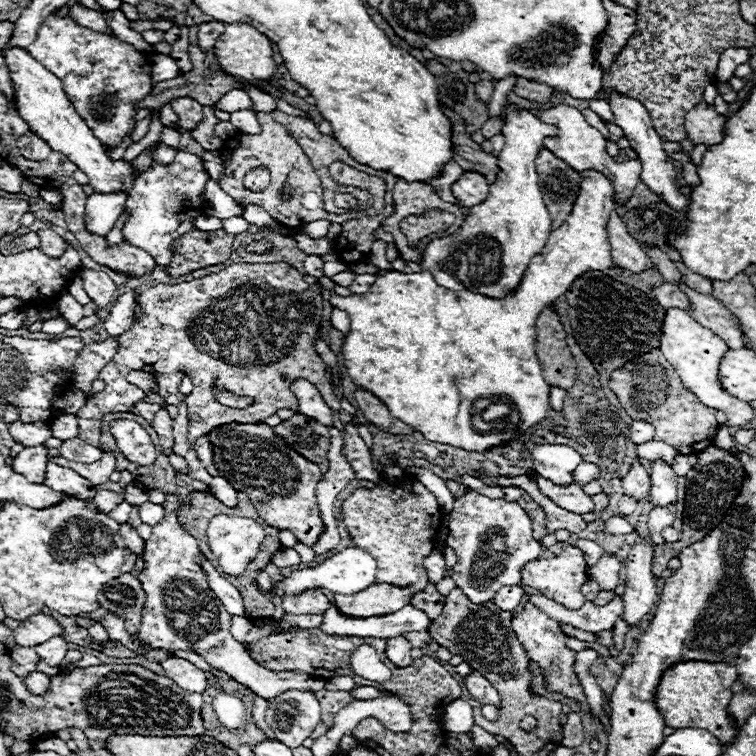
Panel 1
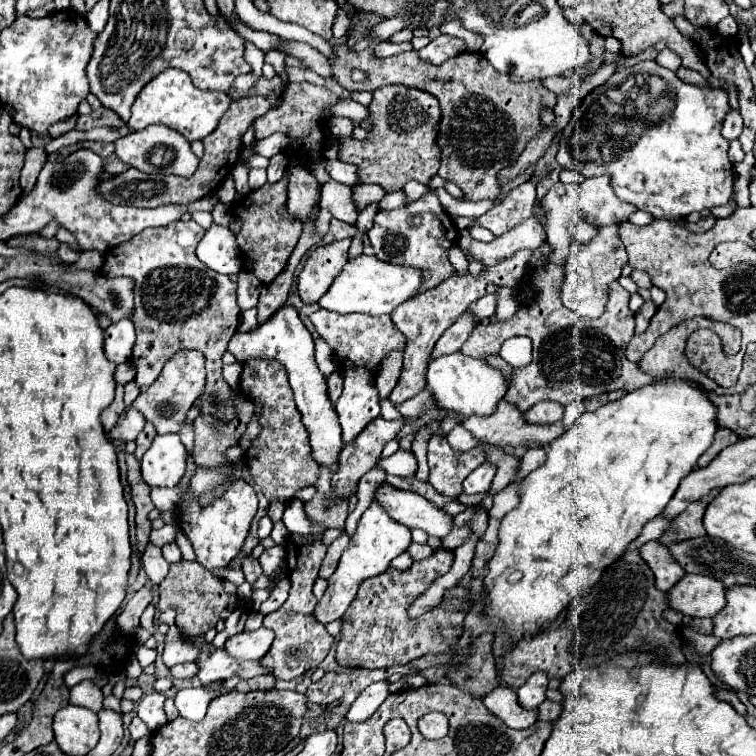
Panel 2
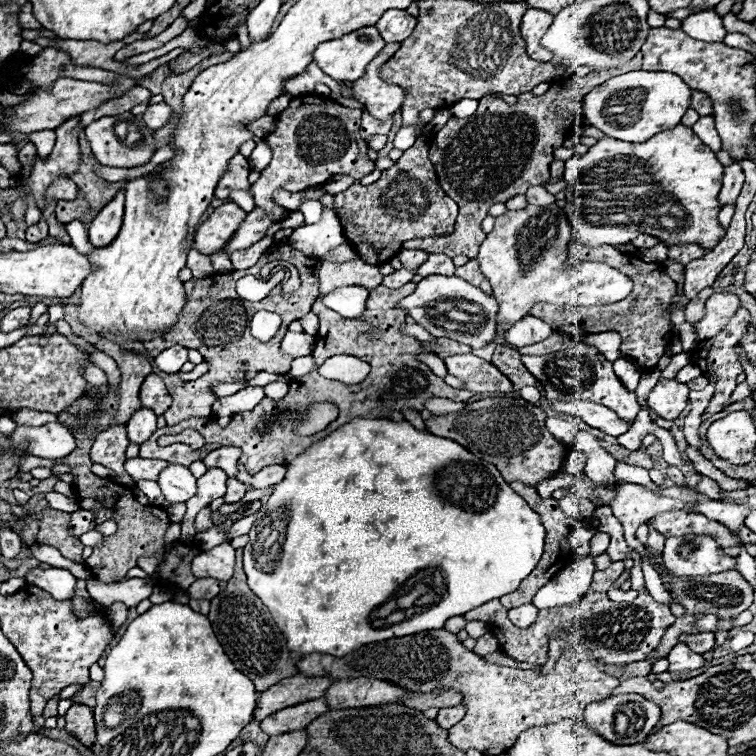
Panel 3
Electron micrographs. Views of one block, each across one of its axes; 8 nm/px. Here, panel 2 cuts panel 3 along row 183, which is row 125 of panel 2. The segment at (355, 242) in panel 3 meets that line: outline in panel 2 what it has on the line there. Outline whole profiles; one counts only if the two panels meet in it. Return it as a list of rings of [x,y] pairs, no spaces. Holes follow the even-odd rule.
[[[400,84],[382,86],[372,96],[370,120],[374,122],[374,130],[366,140],[340,138],[340,160],[356,164],[362,182],[380,184],[386,192],[402,190],[408,180],[428,184],[440,168],[440,150],[434,142],[440,122],[438,100],[418,88]]]

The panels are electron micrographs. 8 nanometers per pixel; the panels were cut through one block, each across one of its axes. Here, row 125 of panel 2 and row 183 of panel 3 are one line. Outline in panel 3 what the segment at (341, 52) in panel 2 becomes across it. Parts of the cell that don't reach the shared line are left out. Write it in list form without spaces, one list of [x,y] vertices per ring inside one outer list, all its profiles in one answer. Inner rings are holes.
[[[638,52],[622,68],[590,72],[588,76],[582,78],[556,80],[542,96],[524,92],[518,96],[516,104],[506,104],[498,96],[484,96],[480,98],[480,106],[474,116],[470,118],[452,116],[444,124],[444,128],[430,140],[428,154],[436,168],[440,186],[444,186],[444,192],[460,206],[454,232],[448,236],[408,240],[404,248],[426,250],[430,254],[444,252],[446,256],[452,258],[458,254],[476,258],[476,252],[486,236],[480,224],[486,218],[488,208],[498,202],[508,202],[518,194],[526,194],[528,188],[540,186],[546,180],[550,180],[550,162],[554,160],[554,150],[562,146],[566,128],[570,128],[570,122],[576,120],[578,112],[582,112],[584,96],[596,86],[604,84],[606,80],[630,70],[640,70],[640,66],[642,54]]]

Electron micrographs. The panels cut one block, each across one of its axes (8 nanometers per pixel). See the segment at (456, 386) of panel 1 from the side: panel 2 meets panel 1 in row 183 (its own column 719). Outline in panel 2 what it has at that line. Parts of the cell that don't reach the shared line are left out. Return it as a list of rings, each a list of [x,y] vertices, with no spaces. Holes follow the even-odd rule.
[[[686,574],[666,592],[666,600],[682,614],[712,618],[724,608],[724,584],[704,574]]]

